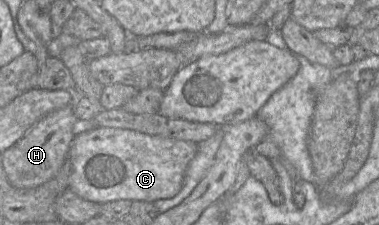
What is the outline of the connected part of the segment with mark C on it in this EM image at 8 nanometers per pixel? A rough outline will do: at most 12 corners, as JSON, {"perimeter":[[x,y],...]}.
{"perimeter":[[95,127],[69,189],[103,204],[182,189],[198,144]]}

